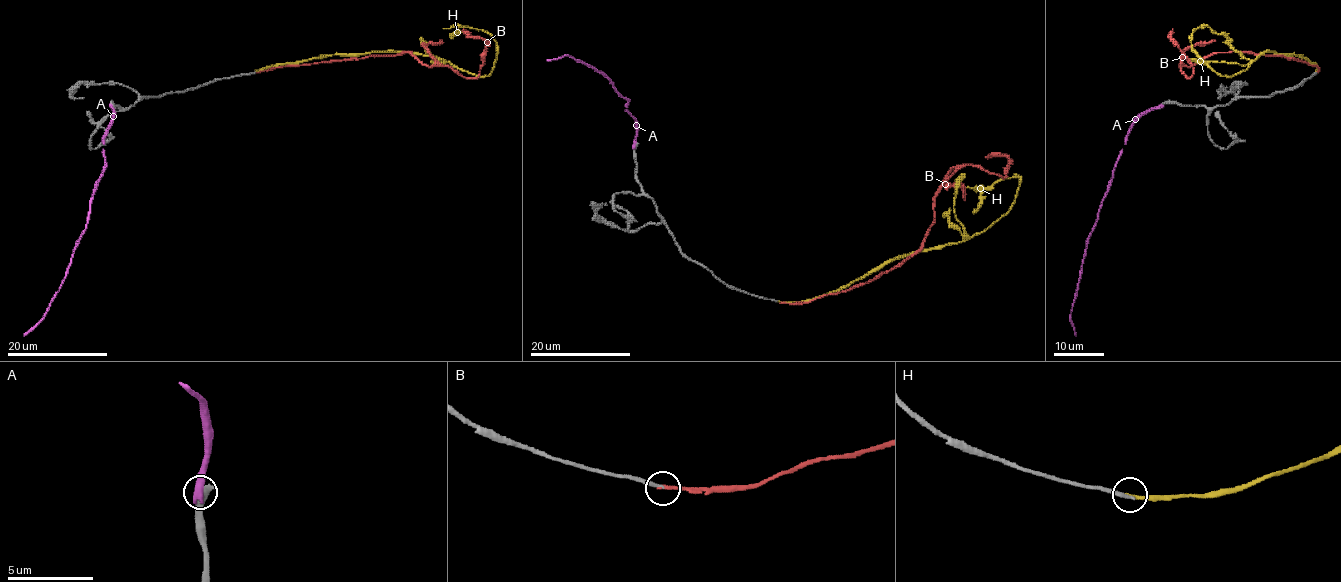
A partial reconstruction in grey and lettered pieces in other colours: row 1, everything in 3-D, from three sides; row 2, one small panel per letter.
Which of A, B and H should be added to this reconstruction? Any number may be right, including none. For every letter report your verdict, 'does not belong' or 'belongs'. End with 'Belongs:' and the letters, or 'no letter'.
A: does not belong
B: belongs
H: does not belong
Belongs: B

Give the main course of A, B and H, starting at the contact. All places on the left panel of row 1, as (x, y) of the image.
A: (112, 106), (113, 121), (103, 141), (104, 170), (90, 201), (87, 225), (65, 278), (46, 313), (24, 336)
B: (258, 72), (410, 51), (429, 66), (451, 66), (466, 77), (476, 77), (479, 73), (486, 42), (462, 30)
H: (257, 71), (330, 55), (415, 52), (476, 75), (491, 72), (497, 47), (489, 35), (461, 26), (449, 37)

